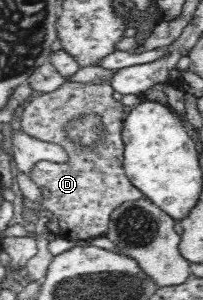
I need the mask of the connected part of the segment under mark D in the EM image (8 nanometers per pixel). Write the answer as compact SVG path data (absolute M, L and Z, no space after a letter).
M65 81L55 92L49 92L49 94L43 94L38 98L31 98L27 100L21 111L23 111L21 116L21 129L25 134L36 138L37 140L50 142L56 145L61 145L67 151L67 162L59 163L59 162L51 162L51 161L39 161L37 164L33 164L33 168L31 168L31 174L29 177L32 179L35 185L39 187L42 194L42 202L35 203L30 201L27 198L23 198L23 206L27 208L31 208L34 210L43 210L40 214L44 214L46 210L50 210L53 212L53 217L49 218L47 228L54 235L59 235L61 238L68 238L76 242L77 240L85 240L88 238L94 238L98 235L104 235L107 232L107 224L110 220L110 214L118 207L123 204L123 202L134 201L143 198L143 193L131 181L129 181L129 177L127 177L127 173L125 173L125 169L123 166L124 161L124 142L122 139L122 126L124 118L127 114L127 108L121 103L121 101L117 101L113 99L113 94L115 94L114 88L110 85L109 82L101 83L101 82L89 82L89 83L81 83L81 82L67 82Z

